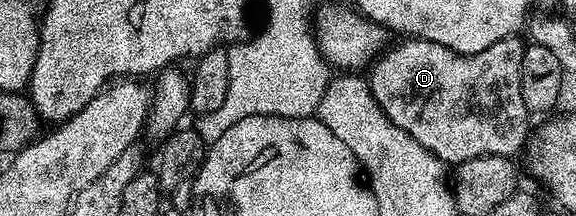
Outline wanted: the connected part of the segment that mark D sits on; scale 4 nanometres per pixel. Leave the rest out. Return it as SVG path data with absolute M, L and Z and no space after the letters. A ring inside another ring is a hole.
M518 34L510 35L497 41L497 45L472 55L462 55L433 41L404 38L395 48L384 50L371 64L371 96L393 125L405 129L413 141L421 141L421 145L425 145L425 149L429 149L429 153L437 156L444 165L454 165L482 155L518 156L518 151L520 154L524 150L529 138L529 113L525 109L525 100L521 98L521 61L525 43L519 38Z

